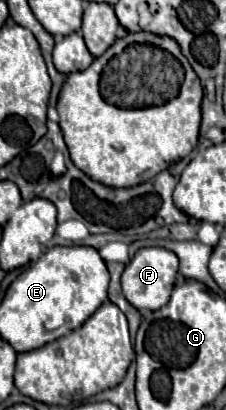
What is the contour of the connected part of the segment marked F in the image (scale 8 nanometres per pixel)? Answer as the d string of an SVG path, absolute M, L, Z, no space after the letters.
M160 247L140 249L122 273L122 293L132 307L158 311L170 299L170 293L176 281L176 273L178 273L178 259L176 255L172 255L172 251L160 249Z

